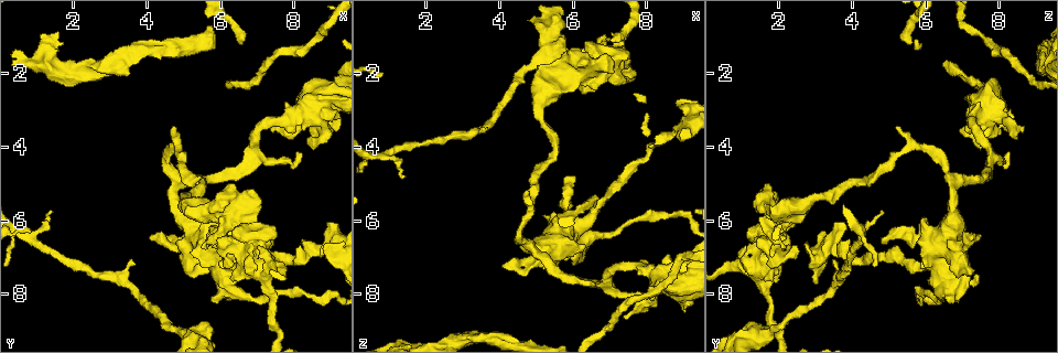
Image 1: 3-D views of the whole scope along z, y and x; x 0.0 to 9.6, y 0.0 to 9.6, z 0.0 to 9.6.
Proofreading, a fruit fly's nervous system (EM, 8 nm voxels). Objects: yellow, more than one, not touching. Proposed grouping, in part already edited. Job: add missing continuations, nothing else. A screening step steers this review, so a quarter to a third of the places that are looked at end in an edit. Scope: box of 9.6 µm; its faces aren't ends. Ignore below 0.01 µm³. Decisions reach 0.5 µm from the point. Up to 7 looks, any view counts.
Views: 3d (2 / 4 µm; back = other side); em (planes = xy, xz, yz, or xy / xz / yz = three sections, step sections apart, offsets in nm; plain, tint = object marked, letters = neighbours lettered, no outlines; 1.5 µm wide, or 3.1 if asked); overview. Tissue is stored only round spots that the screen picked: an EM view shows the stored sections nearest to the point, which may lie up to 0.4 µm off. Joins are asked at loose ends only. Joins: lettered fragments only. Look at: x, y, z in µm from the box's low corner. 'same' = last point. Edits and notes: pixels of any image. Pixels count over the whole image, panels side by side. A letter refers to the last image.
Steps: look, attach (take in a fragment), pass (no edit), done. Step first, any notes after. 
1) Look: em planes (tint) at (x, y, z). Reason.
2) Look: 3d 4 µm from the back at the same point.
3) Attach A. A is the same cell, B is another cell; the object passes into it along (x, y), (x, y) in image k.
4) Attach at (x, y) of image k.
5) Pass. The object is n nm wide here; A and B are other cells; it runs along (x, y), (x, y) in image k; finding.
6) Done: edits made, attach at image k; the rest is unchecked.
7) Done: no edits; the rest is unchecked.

Look: em xz step 4 (letters) at (5.95, 6.70, 4.85). Free end.

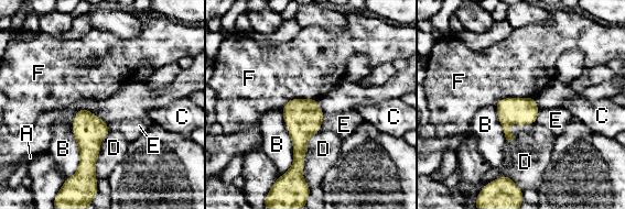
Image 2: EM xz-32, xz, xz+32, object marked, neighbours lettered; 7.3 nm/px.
Pass. A, B, C, D, E and F are other cells; a border runs along (281, 108), (292, 146), (288, 171) in image 2; no lettered fragment goes on from it.

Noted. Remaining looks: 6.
Look: 3d 4 µm at (7.40, 3.50, 8.65). Free end.

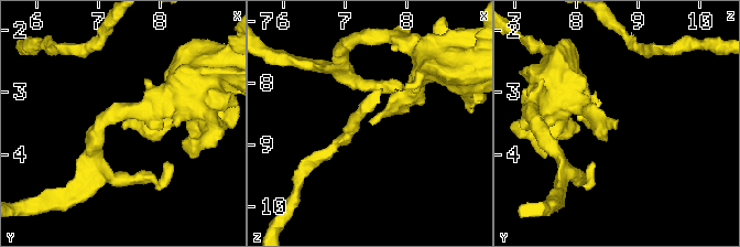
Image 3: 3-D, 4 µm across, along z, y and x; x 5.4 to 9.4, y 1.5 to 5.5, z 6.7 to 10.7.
Look: em planes (letters) at (7.35, 3.55, 8.60). Need the tissue.

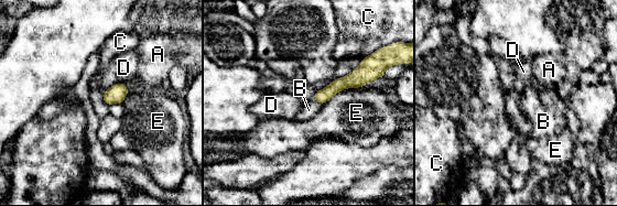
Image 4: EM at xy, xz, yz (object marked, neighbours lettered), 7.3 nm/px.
Attach B. B is the same cell, A, C, D and E are other cells; the neuron continues.

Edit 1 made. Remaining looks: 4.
Done: edits made, attach at image 4; the rest is unchecked.

